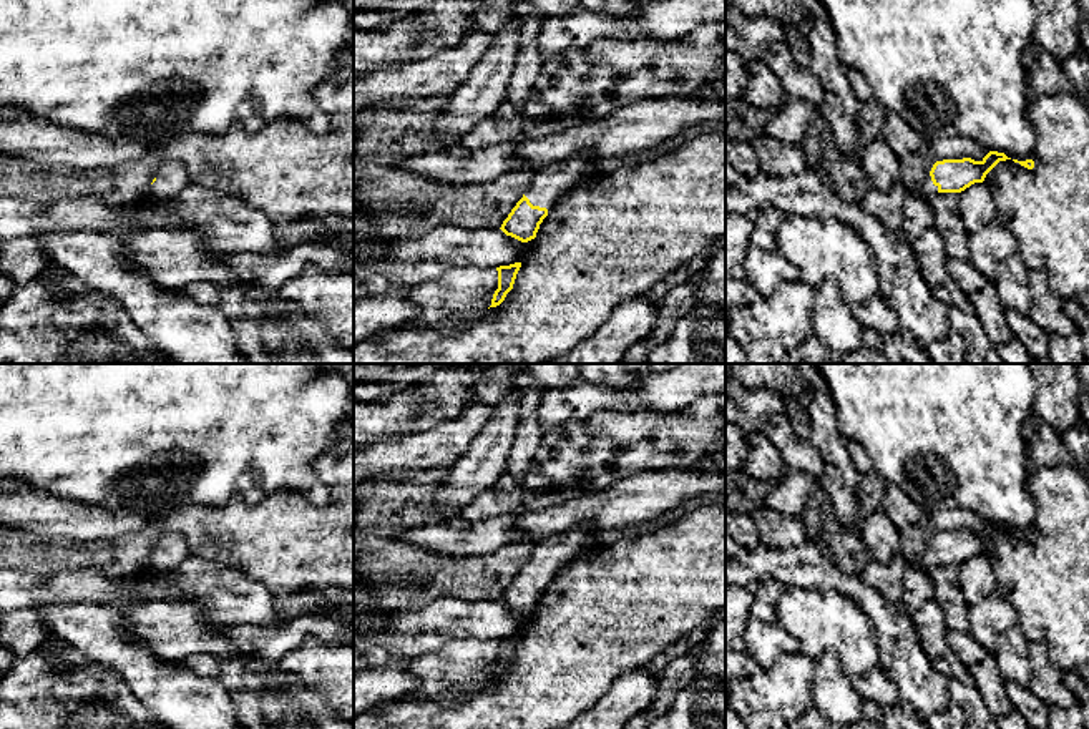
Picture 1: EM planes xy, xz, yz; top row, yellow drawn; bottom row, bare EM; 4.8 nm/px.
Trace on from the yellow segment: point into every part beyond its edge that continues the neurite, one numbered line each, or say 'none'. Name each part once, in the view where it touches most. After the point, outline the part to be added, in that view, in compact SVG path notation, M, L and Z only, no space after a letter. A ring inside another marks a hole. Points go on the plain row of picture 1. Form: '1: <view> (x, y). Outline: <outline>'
1: xz (550, 553). Outline: M583 523L571 531L536 541L533 556L525 568L533 578L549 581L564 563L571 561L581 551L591 533L591 525Z

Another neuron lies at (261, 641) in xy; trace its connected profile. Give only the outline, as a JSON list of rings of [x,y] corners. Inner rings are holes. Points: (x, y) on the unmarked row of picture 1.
[[[312,613],[297,616],[281,628],[234,624],[224,626],[224,633],[229,638],[236,658],[249,656],[279,663],[286,653],[307,639],[329,643],[354,638],[354,619],[340,614],[330,616]]]

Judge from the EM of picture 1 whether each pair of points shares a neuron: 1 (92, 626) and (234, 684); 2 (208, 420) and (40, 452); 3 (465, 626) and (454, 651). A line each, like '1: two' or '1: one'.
1: two
2: one
3: two

